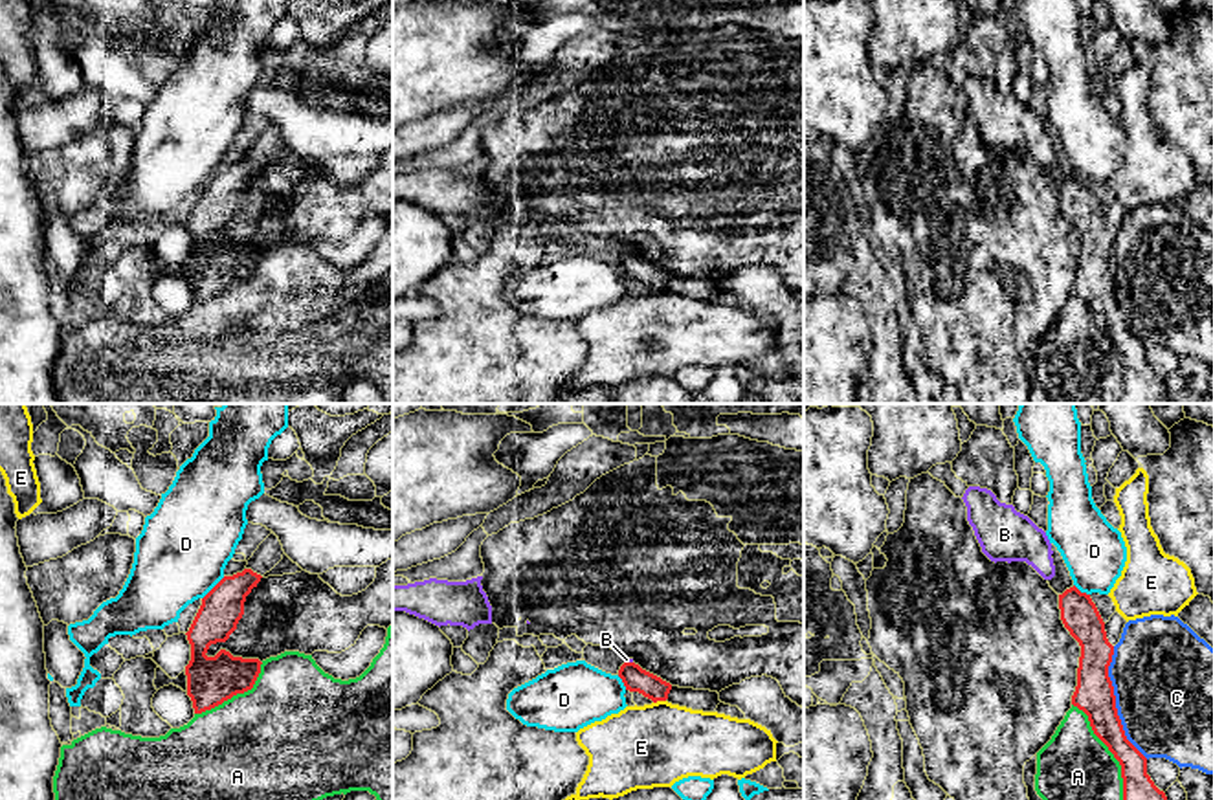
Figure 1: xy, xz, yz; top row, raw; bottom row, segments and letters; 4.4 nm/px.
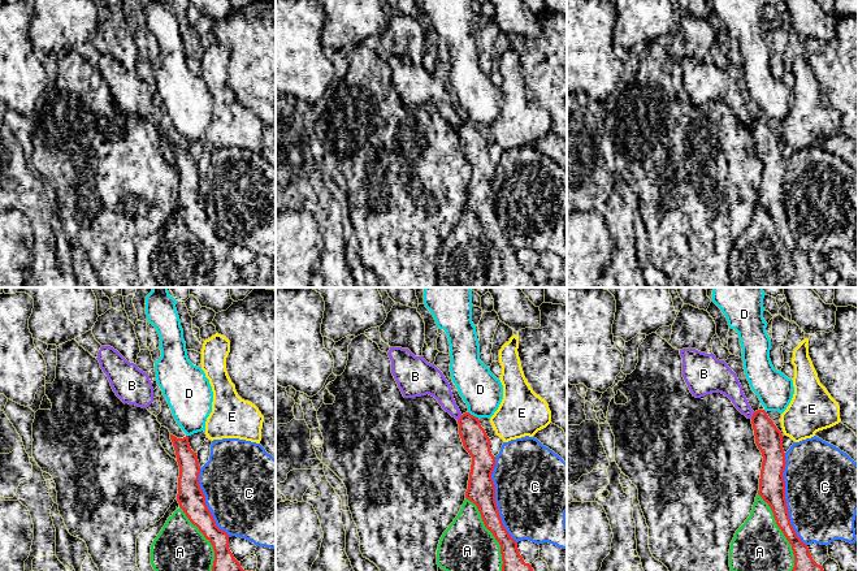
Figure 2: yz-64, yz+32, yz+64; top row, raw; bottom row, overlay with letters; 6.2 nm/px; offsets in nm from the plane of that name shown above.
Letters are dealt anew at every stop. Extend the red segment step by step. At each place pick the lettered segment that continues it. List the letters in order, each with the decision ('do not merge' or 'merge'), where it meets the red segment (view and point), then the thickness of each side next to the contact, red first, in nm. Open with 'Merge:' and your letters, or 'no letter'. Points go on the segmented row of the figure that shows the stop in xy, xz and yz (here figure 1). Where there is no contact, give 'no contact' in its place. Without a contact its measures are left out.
Merge: no letter
A: do not merge; meets red in yz at (1109, 749); 180 nm thick on the red side, 300 nm on the other
B: do not merge; meets red in xz at (630, 663); 110 nm thick on the red side, 20 nm on the other
C: do not merge; meets red in yz at (1114, 703); 180 nm thick on the red side, 440 nm on the other
D: do not merge; meets red in xy at (213, 588); 180 nm thick on the red side, 400 nm on the other
E: do not merge; meets red in xz at (659, 700); 110 nm thick on the red side, 360 nm on the other

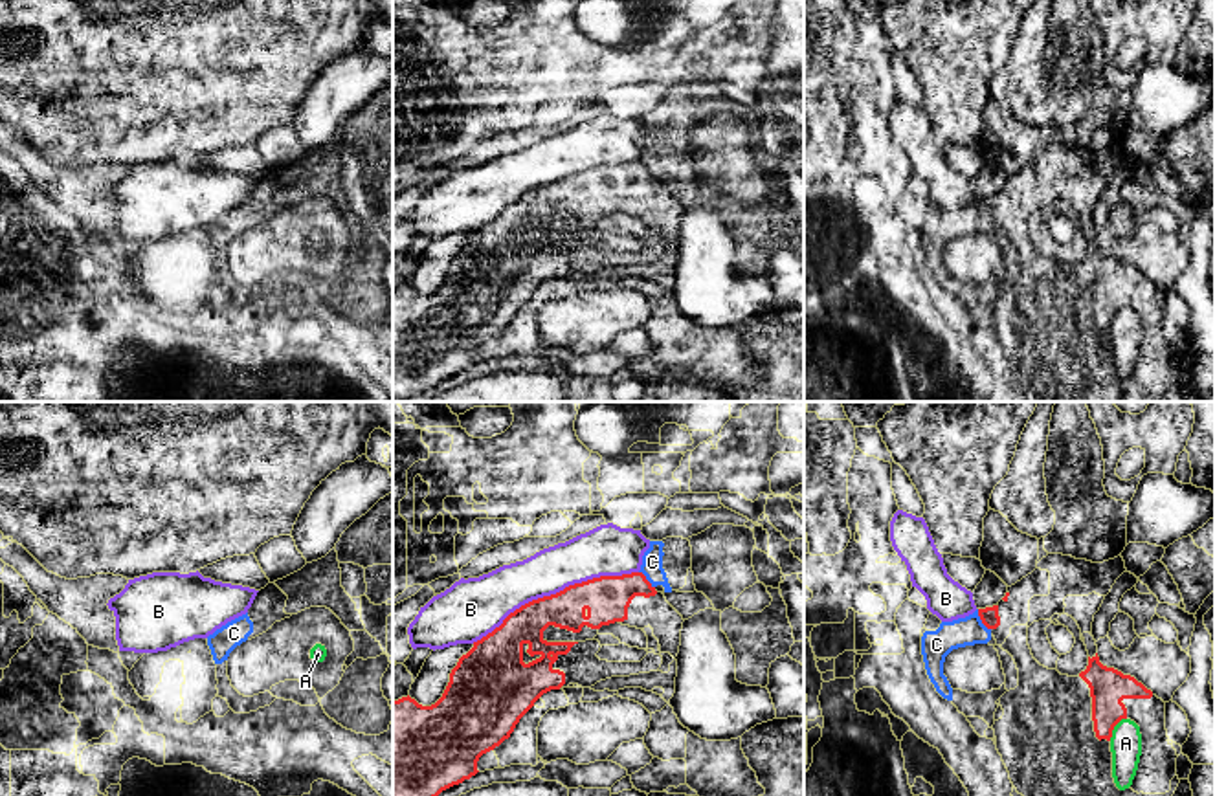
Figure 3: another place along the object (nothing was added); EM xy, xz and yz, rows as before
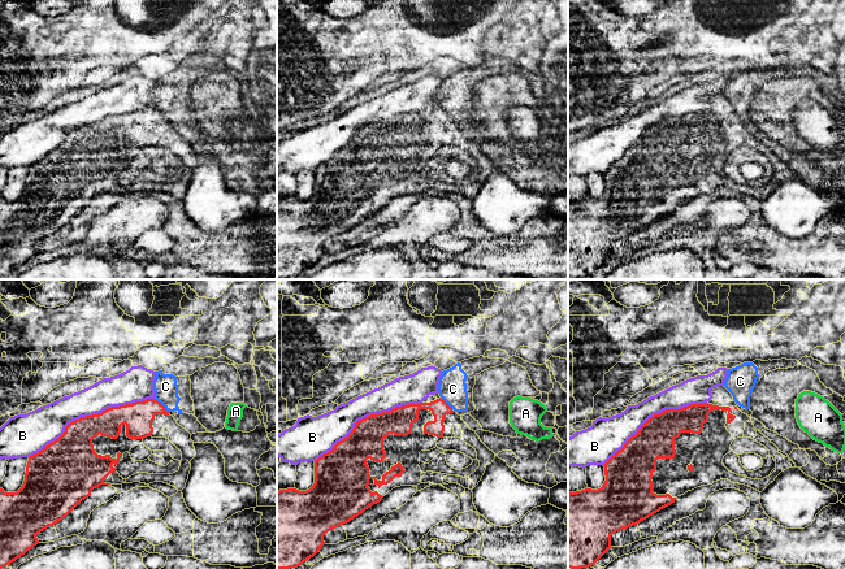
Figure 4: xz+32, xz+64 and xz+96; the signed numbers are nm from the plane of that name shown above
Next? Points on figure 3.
Merge: no letter
A: do not merge; meets red in yz at (1113, 729); 160 nm thick on the red side, 140 nm on the other
B: do not merge; meets red in xz at (557, 593); 200 nm thick on the red side, 200 nm on the other
C: do not merge; meets red in yz at (982, 620); 80 nm thick on the red side, 130 nm on the other

